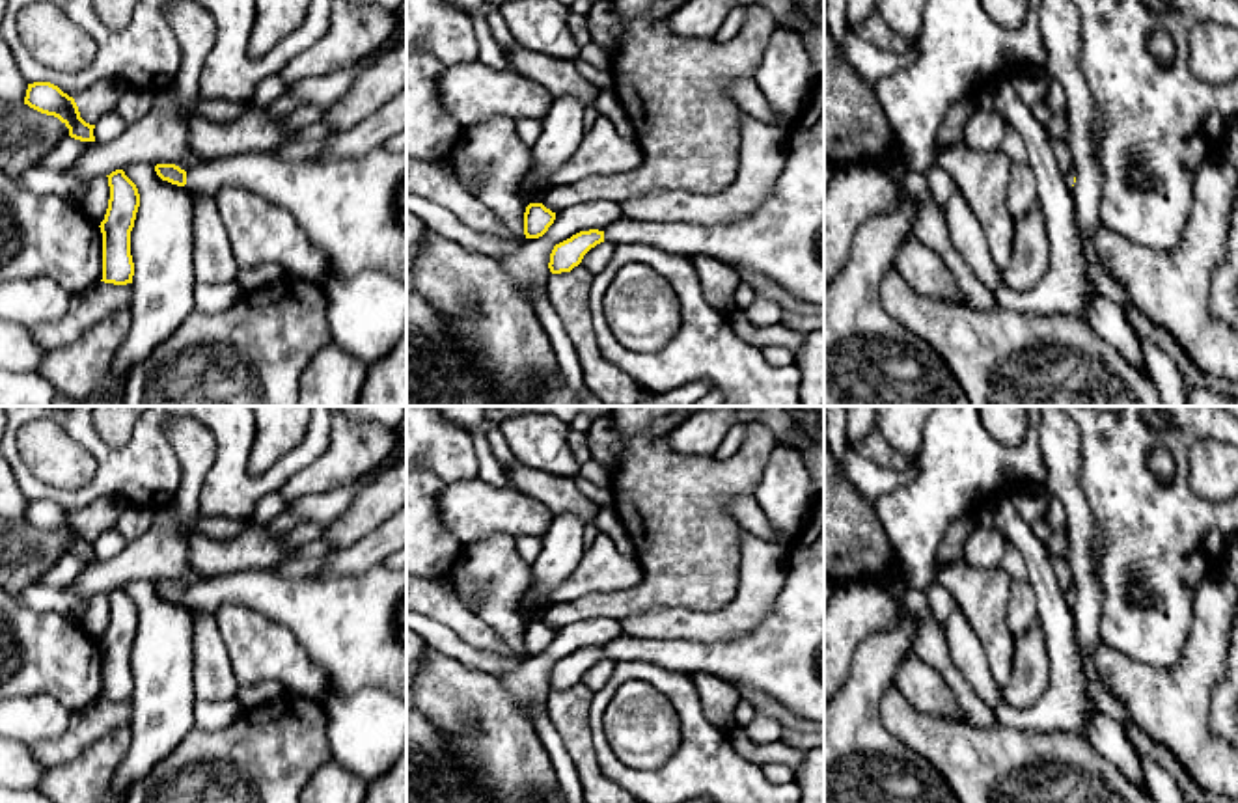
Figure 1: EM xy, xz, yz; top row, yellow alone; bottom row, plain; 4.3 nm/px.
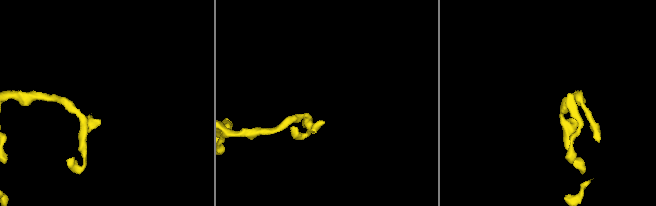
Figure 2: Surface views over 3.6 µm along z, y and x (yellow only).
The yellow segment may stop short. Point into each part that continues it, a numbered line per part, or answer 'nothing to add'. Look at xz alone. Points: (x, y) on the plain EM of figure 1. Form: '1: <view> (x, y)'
1: xz (784, 656)

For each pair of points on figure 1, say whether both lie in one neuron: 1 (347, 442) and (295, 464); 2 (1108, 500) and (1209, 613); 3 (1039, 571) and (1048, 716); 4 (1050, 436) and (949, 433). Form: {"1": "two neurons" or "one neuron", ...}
{"1": "two neurons", "2": "two neurons", "3": "one neuron", "4": "two neurons"}

